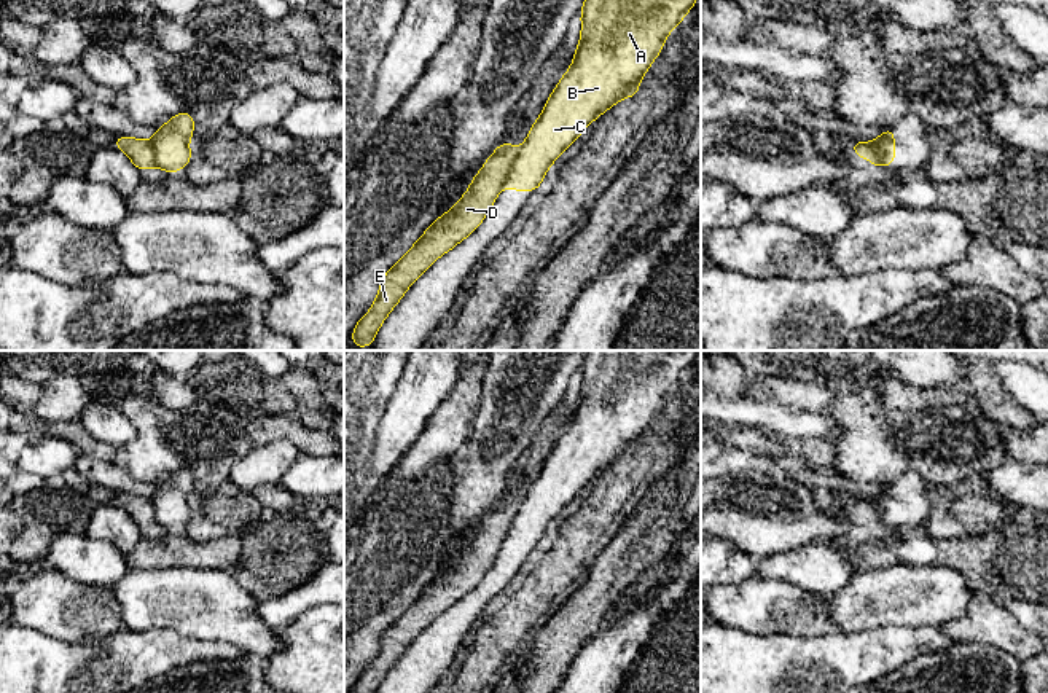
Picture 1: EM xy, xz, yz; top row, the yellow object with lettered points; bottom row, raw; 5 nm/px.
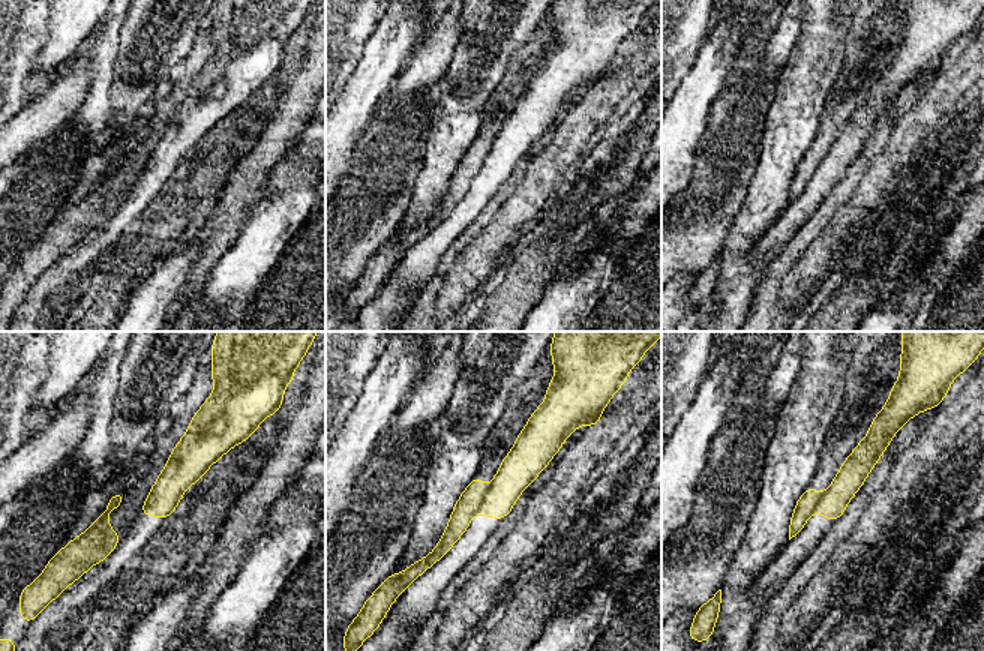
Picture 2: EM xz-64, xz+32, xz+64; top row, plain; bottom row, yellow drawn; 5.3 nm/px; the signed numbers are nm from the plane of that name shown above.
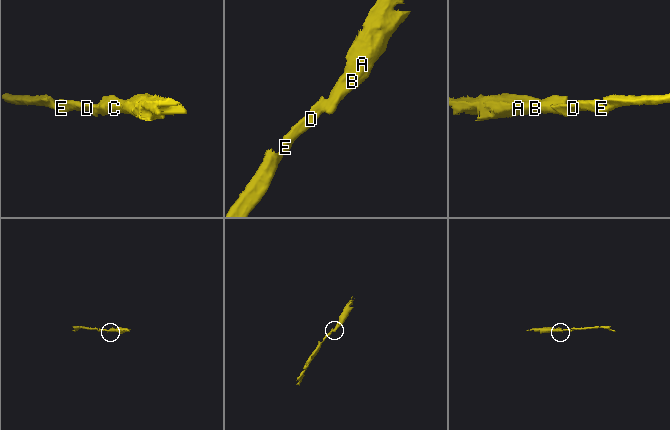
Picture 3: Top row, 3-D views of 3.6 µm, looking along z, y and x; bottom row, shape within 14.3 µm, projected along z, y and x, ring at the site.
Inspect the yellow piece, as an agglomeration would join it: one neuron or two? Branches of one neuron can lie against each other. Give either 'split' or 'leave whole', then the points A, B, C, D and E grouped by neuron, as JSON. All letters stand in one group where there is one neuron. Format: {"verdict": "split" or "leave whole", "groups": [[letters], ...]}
{"verdict": "split", "groups": [["A", "B", "C"], ["D", "E"]]}

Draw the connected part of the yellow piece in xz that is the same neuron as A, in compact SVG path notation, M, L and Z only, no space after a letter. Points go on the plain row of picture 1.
M588 350L581 365L581 397L540 475L511 523L503 545L535 548L548 524L599 472L618 457L639 451L639 438L661 409L669 389L682 379L699 350Z

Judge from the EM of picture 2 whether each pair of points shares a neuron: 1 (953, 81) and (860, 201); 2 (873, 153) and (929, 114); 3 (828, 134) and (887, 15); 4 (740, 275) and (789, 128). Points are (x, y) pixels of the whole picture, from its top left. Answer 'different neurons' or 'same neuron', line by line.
1: same neuron
2: same neuron
3: same neuron
4: same neuron

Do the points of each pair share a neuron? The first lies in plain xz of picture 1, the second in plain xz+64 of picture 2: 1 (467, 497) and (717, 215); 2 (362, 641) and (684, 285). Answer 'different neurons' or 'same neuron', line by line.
1: different neurons
2: different neurons

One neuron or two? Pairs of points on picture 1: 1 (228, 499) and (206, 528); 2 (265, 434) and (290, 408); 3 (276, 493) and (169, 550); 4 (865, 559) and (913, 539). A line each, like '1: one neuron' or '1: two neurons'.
1: one neuron
2: two neurons
3: two neurons
4: one neuron

